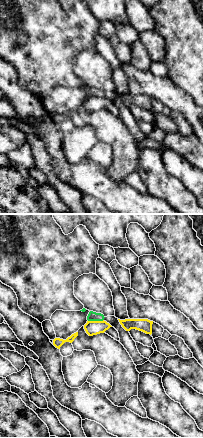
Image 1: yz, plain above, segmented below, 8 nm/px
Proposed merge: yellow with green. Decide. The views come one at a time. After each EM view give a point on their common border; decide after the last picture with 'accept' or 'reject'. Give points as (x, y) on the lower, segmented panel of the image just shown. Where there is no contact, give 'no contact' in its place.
meets yellow at (95, 321)

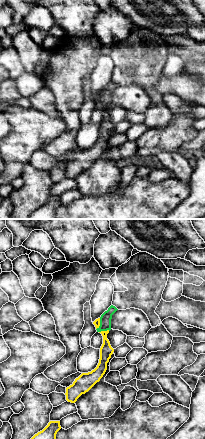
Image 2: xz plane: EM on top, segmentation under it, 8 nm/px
meets yellow at (104, 331)

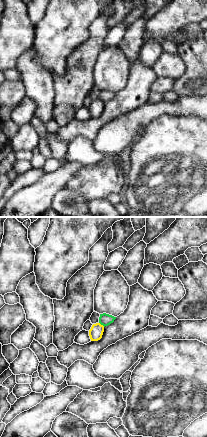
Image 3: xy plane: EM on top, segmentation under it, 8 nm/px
meets yellow at (102, 325)

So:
reject

